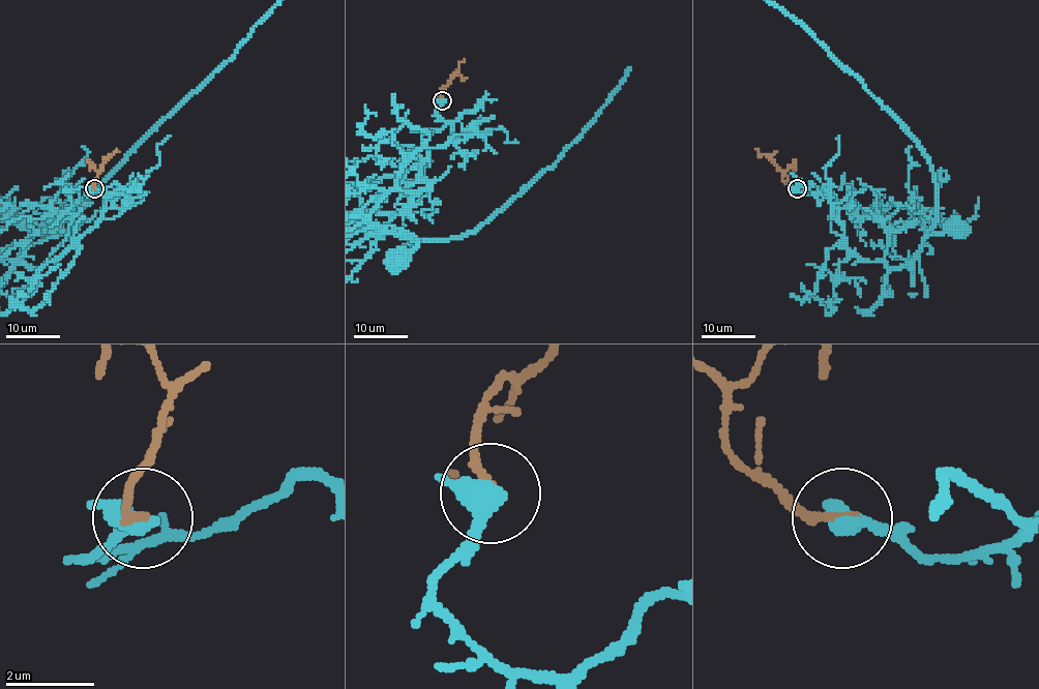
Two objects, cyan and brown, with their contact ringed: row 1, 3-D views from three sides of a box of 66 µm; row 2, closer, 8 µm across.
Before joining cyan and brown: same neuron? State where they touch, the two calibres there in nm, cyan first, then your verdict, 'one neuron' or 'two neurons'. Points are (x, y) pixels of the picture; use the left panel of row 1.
place (94, 188); calibres 400 and 220 nm; one neuron

